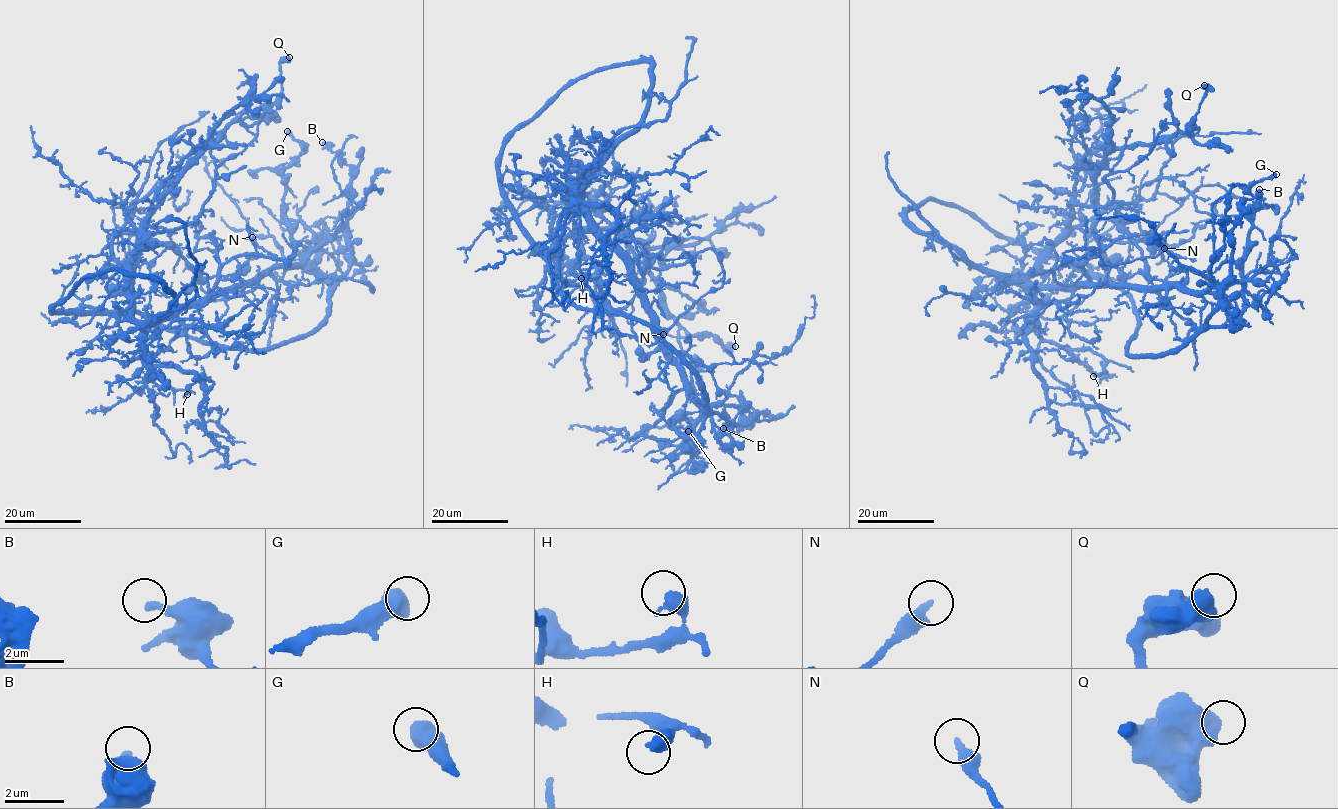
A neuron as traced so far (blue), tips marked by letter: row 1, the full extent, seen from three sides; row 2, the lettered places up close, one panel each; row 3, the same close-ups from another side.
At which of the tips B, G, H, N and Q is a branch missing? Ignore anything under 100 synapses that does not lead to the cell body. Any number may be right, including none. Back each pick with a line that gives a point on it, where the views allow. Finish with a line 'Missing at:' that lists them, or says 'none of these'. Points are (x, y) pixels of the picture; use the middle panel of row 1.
Missing at: none of these

